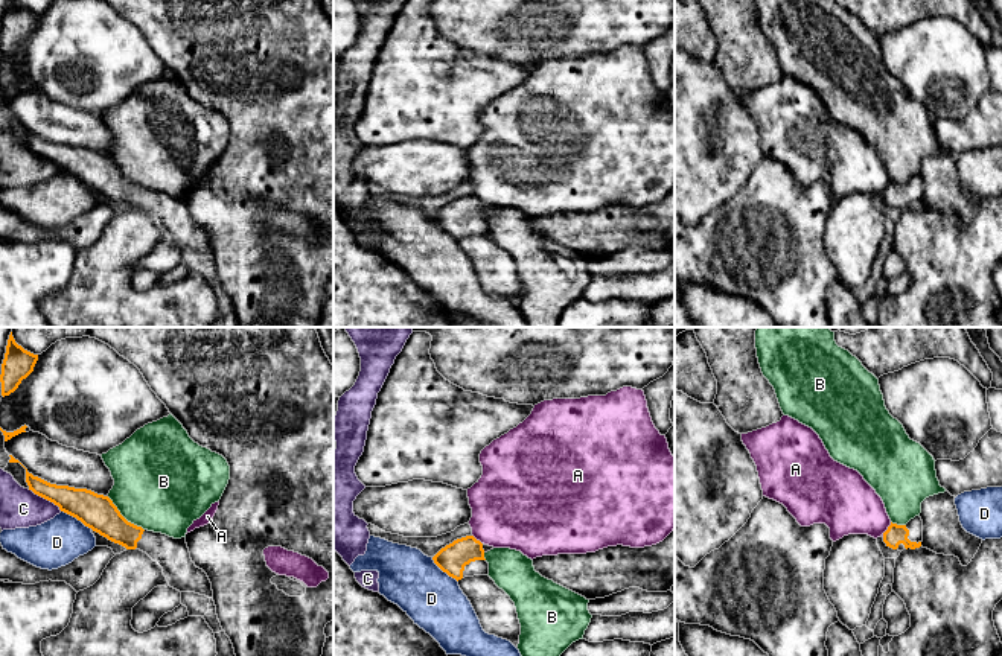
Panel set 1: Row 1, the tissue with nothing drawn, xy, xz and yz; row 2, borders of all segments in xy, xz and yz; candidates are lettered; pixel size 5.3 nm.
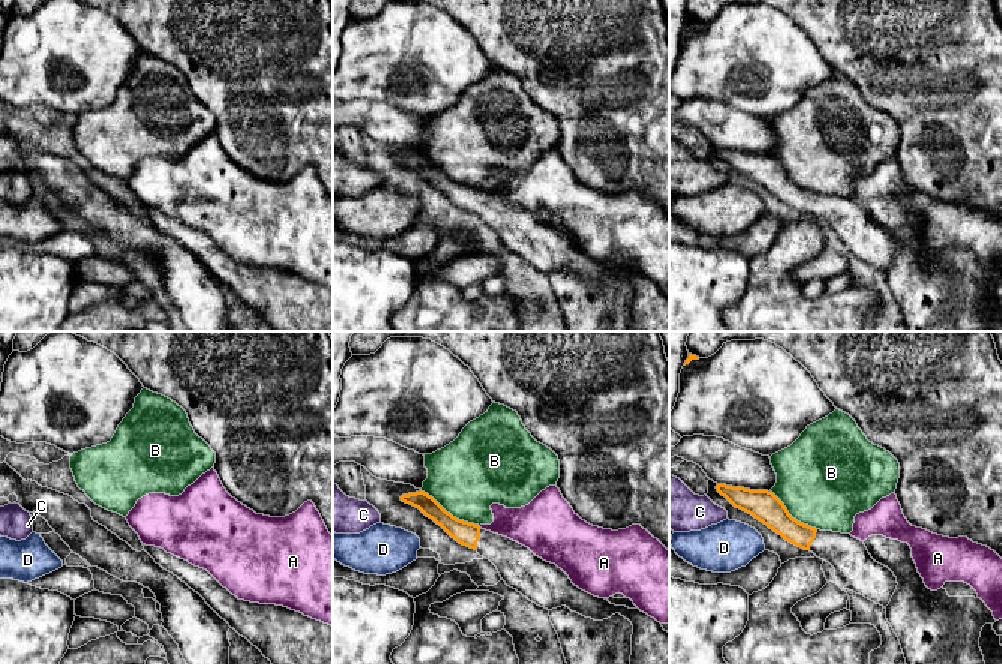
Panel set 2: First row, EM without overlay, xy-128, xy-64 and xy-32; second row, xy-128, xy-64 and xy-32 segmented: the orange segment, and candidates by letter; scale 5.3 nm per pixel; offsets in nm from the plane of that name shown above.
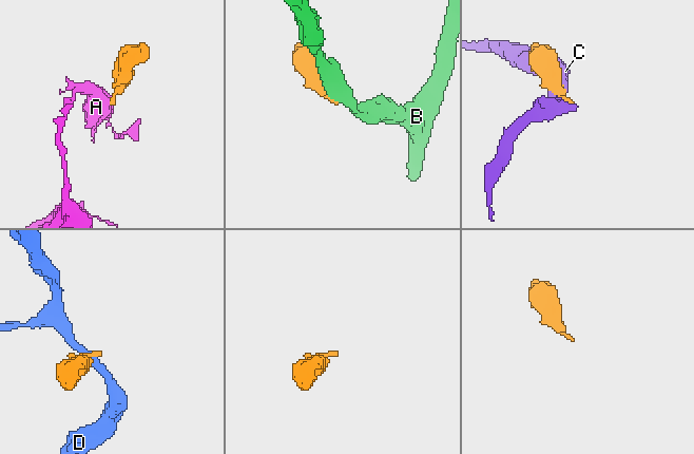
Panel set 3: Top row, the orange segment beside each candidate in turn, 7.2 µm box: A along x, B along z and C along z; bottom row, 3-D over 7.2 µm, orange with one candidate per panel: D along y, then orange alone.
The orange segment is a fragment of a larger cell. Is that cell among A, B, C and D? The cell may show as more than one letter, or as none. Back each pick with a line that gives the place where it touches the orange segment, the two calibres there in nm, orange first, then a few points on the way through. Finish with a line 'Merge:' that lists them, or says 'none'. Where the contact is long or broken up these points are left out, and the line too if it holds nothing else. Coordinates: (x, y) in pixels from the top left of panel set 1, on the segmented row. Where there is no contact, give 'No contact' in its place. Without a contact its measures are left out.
Merge: none

